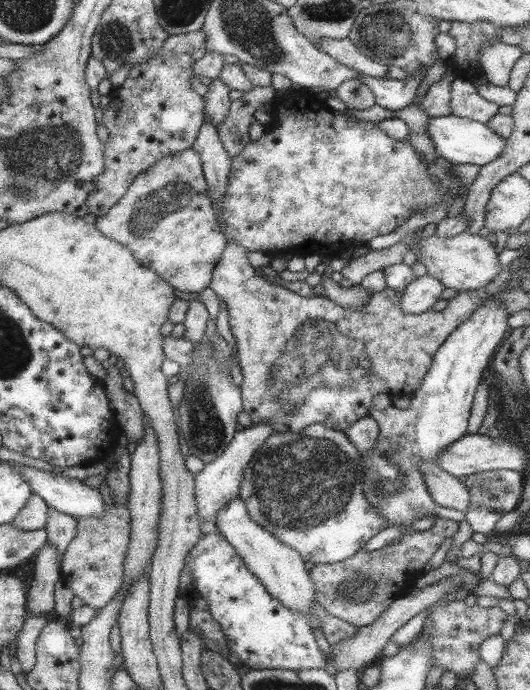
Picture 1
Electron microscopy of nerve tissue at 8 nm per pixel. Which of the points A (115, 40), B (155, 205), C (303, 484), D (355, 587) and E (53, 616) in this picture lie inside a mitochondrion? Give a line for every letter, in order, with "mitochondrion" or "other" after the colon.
A: mitochondrion
B: mitochondrion
C: mitochondrion
D: mitochondrion
E: other

